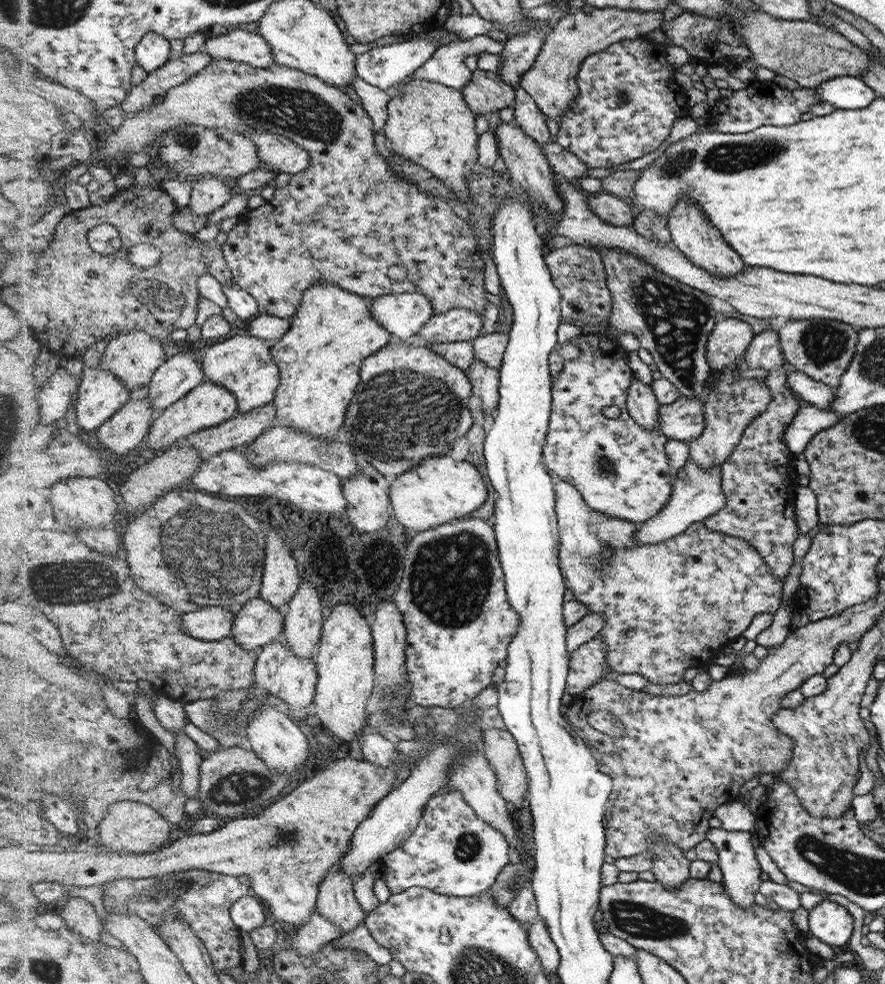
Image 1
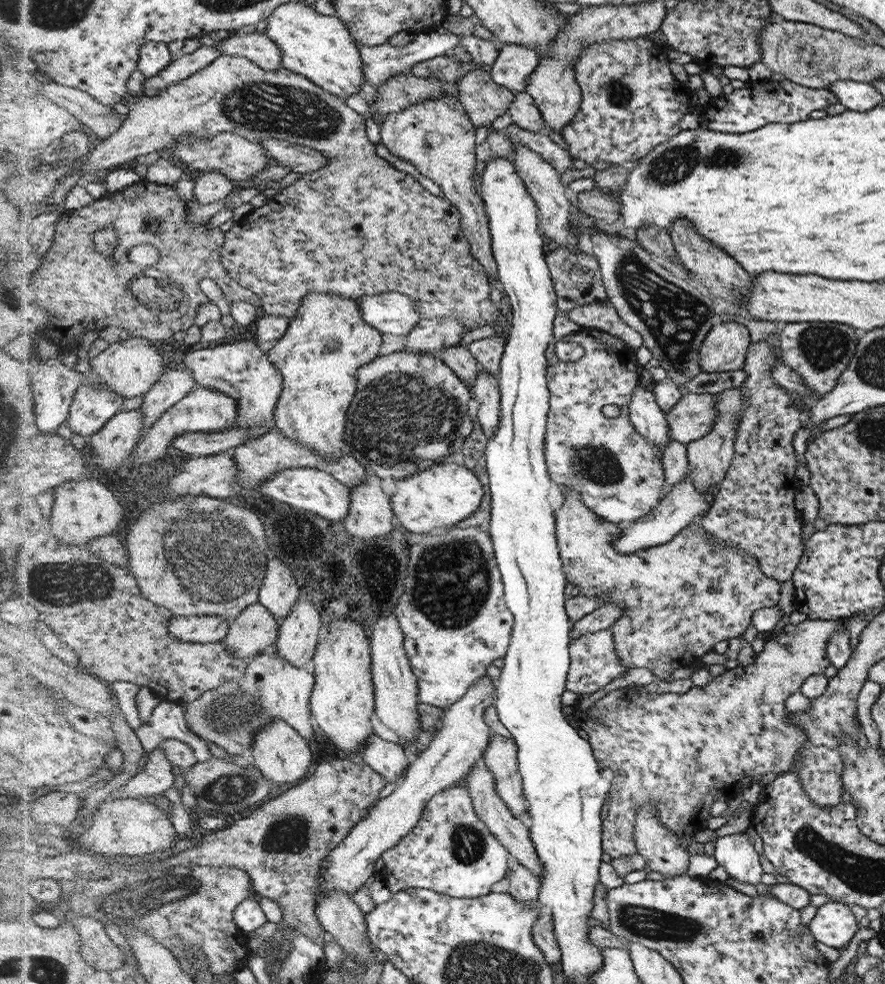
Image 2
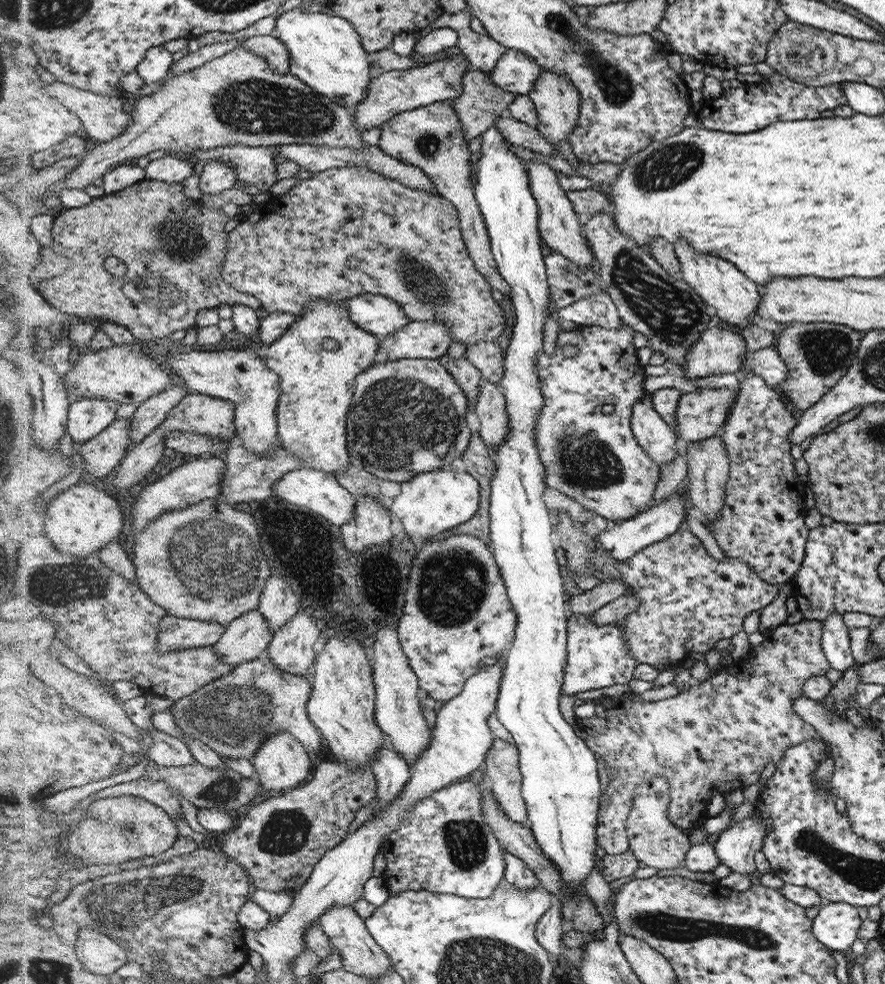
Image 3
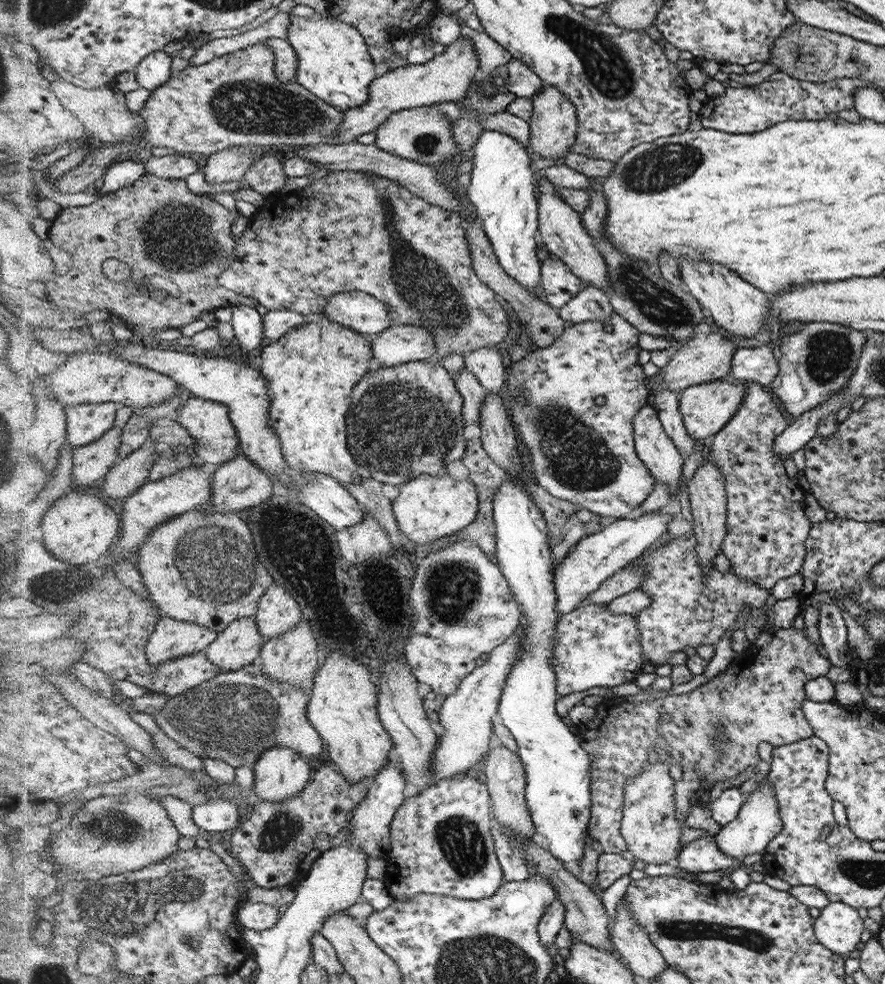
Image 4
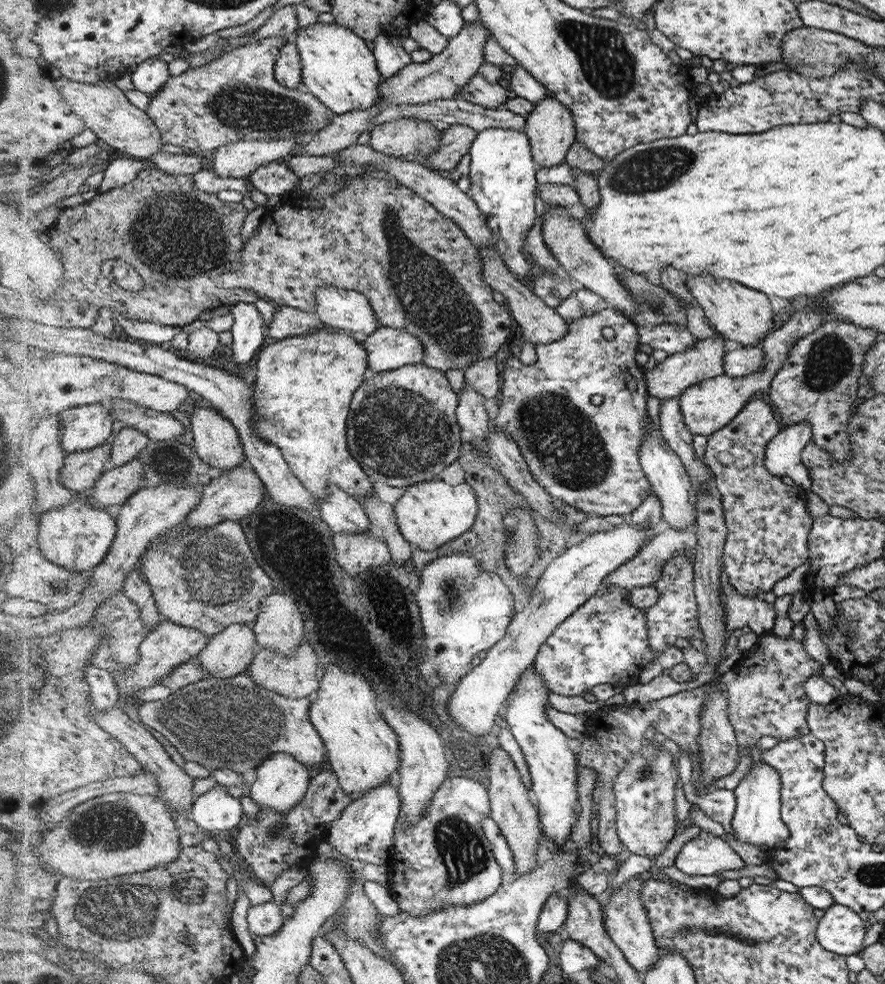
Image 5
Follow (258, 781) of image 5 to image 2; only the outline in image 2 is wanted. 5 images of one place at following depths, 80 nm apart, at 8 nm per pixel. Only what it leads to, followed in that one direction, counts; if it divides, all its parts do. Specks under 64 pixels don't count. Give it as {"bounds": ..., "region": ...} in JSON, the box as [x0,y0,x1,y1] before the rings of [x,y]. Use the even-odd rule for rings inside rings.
{"bounds":[250,719,312,786],"region":[[[282,719],[269,721],[267,727],[256,737],[250,759],[276,786],[296,782],[308,772],[308,767],[312,764],[312,744]]]}

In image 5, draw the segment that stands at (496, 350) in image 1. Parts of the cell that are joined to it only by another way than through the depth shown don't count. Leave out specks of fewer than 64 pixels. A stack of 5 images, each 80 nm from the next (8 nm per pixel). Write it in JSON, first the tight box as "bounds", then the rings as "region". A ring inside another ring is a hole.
{"bounds":[465,358,500,398],"region":[[[494,358],[480,360],[465,370],[465,383],[470,384],[484,398],[495,397],[500,392],[500,370],[496,362]]]}

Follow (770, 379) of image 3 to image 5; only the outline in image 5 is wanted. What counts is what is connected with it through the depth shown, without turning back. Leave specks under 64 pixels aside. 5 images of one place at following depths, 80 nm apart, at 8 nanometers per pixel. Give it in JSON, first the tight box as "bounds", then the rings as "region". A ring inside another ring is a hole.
{"bounds":[724,346,764,378],"region":[[[761,346],[738,348],[724,354],[724,375],[731,378],[748,377],[762,369],[764,352]]]}

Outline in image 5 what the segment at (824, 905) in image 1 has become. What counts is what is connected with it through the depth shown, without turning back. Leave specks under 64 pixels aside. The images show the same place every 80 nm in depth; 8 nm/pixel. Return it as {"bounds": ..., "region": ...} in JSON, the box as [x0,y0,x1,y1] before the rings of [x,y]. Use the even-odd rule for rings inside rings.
{"bounds":[818,904,866,956],"region":[[[834,904],[825,910],[818,926],[818,939],[825,949],[840,956],[856,955],[864,948],[866,924],[854,909]]]}

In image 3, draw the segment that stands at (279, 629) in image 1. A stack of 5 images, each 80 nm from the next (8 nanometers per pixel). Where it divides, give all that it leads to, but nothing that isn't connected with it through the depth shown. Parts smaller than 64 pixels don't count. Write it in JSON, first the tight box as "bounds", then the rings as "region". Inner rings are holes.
{"bounds":[215,608,272,665],"region":[[[258,608],[230,624],[222,640],[215,646],[223,661],[231,665],[242,665],[264,657],[272,639],[268,619]]]}

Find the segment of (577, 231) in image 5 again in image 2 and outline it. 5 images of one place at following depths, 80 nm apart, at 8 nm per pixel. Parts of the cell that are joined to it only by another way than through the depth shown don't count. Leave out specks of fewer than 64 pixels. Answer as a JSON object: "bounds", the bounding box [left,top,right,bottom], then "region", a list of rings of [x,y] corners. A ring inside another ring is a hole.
{"bounds":[509,144,578,251],"region":[[[514,144],[514,149],[516,150],[510,154],[509,158],[514,161],[515,168],[518,169],[527,191],[531,193],[540,209],[541,230],[545,232],[545,236],[552,240],[554,248],[560,244],[562,248],[575,251],[578,249],[578,234],[575,232],[574,225],[571,224],[570,206],[572,204],[564,193],[566,183],[561,180],[559,172],[551,164],[548,164],[541,154],[532,152],[524,144]]]}

